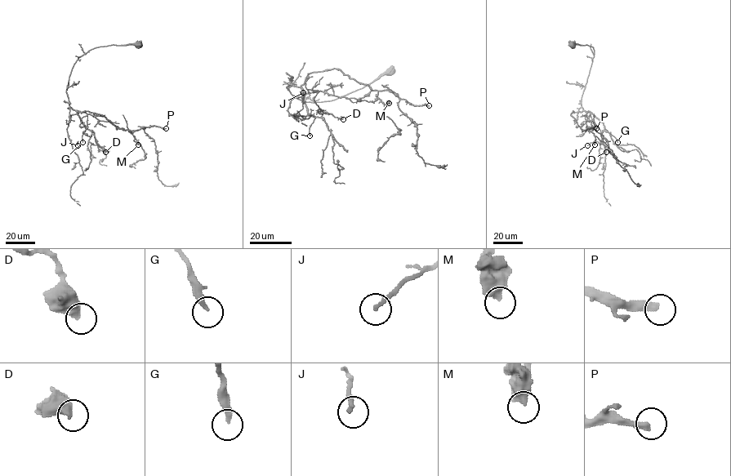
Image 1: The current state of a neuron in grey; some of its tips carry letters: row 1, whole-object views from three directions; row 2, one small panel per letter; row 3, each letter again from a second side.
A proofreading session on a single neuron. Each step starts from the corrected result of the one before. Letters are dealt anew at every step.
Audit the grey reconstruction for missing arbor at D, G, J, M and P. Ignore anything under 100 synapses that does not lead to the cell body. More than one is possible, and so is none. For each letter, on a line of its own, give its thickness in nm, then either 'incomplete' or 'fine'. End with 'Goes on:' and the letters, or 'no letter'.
D: calibre 420 nm; fine
G: calibre 240 nm; fine
J: calibre 190 nm; fine
M: calibre 480 nm; fine
P: calibre 320 nm; incomplete
Goes on: P

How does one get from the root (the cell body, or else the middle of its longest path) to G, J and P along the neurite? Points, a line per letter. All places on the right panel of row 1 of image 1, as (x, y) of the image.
G: (572, 44), (586, 44), (594, 50), (581, 106), (593, 113), (617, 142)
J: (572, 44), (586, 44), (594, 50), (581, 106), (590, 113), (602, 135), (603, 144), (596, 141), (587, 145)
P: (572, 44), (586, 44), (594, 50), (581, 106), (591, 122), (591, 127), (586, 130), (594, 126), (596, 128)

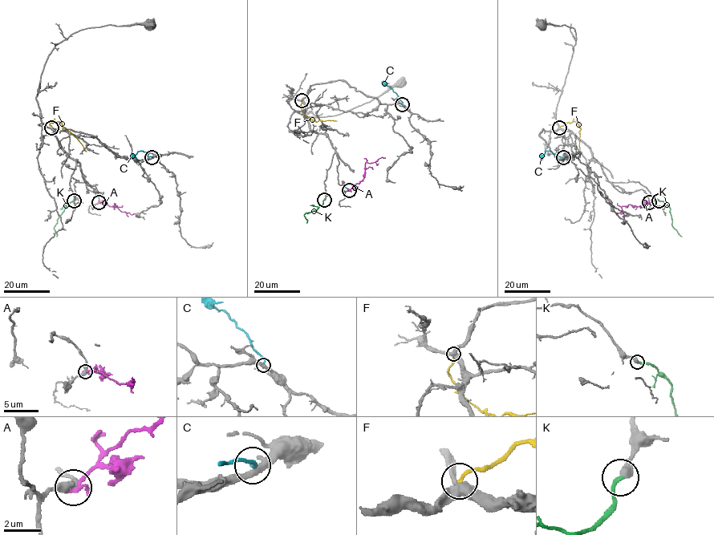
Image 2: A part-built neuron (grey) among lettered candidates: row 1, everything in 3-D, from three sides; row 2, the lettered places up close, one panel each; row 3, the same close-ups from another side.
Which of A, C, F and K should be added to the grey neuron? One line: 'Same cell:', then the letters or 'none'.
Same cell: K

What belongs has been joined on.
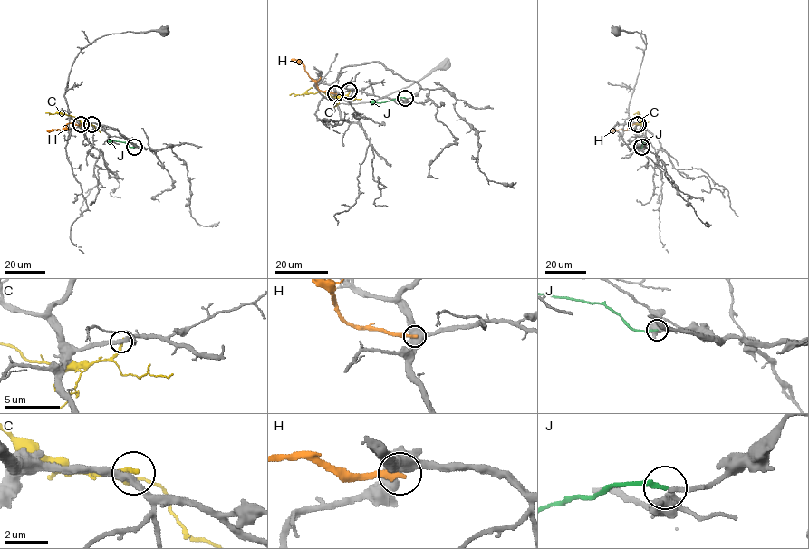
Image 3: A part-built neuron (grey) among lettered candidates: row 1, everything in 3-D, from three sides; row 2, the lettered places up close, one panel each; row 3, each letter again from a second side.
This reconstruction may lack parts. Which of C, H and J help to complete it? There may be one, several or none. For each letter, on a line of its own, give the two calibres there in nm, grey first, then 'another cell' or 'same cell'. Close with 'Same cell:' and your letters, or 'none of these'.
C: 320/240 nm | another cell
H: 500/320 nm | another cell
J: 280/200 nm | same cell
Same cell: J

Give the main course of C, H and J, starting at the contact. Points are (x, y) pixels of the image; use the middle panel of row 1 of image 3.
C: (350, 91), (340, 96), (328, 96), (322, 91), (289, 95)
H: (335, 93), (321, 91), (304, 66), (291, 59)
J: (405, 98), (371, 105)

